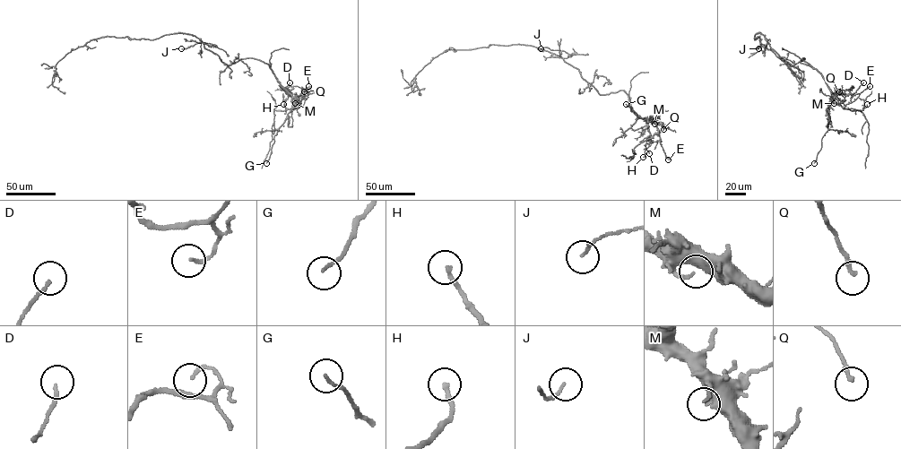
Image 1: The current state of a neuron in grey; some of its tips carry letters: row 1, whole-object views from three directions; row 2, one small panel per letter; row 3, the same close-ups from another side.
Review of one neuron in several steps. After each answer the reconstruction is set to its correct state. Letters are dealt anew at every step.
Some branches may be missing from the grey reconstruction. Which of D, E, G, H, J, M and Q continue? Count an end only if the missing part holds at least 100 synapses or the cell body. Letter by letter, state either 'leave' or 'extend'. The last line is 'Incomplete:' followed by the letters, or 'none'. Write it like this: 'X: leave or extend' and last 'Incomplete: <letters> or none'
D: leave
E: leave
G: leave
H: leave
J: leave
M: leave
Q: leave
Incomplete: none

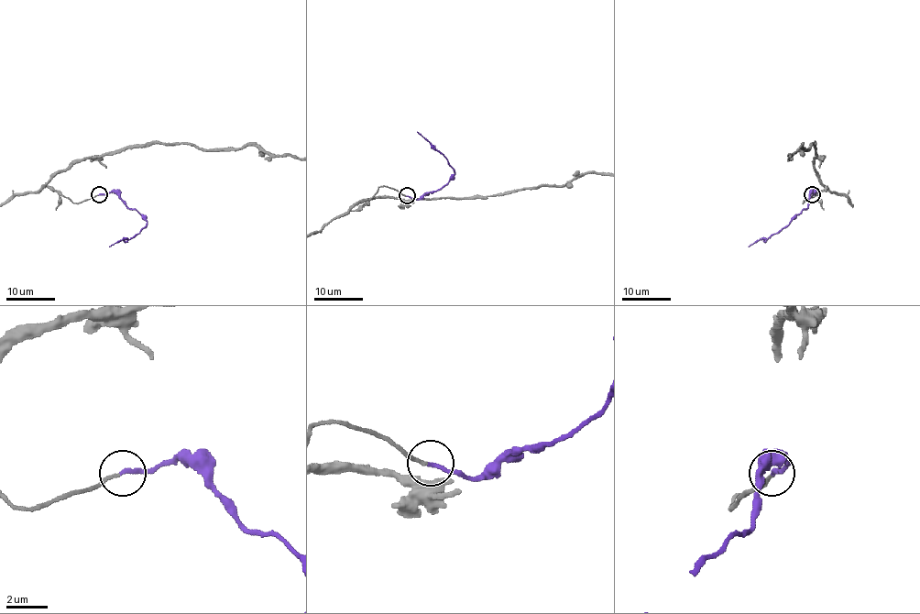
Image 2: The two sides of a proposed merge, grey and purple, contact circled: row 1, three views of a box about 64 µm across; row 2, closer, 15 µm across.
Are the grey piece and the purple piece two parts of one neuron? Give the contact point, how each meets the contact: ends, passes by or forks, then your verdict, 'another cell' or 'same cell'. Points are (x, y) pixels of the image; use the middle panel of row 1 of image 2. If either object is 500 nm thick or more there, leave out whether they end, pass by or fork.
at (407, 195); grey ends there; purple ends there; same cell

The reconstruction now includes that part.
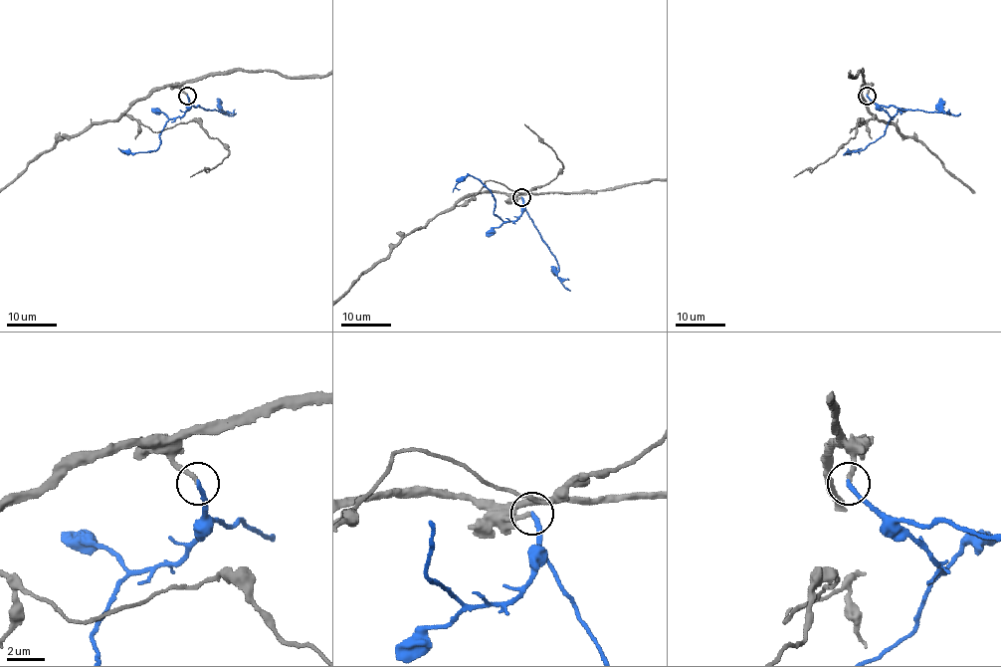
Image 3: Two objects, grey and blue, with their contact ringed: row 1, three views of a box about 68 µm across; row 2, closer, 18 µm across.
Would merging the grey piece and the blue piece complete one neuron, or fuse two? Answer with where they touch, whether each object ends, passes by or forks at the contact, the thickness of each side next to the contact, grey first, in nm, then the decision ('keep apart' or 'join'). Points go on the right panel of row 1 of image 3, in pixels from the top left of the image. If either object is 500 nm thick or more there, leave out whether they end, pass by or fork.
(867, 96) | grey ends | blue ends | 200/240 nm | join

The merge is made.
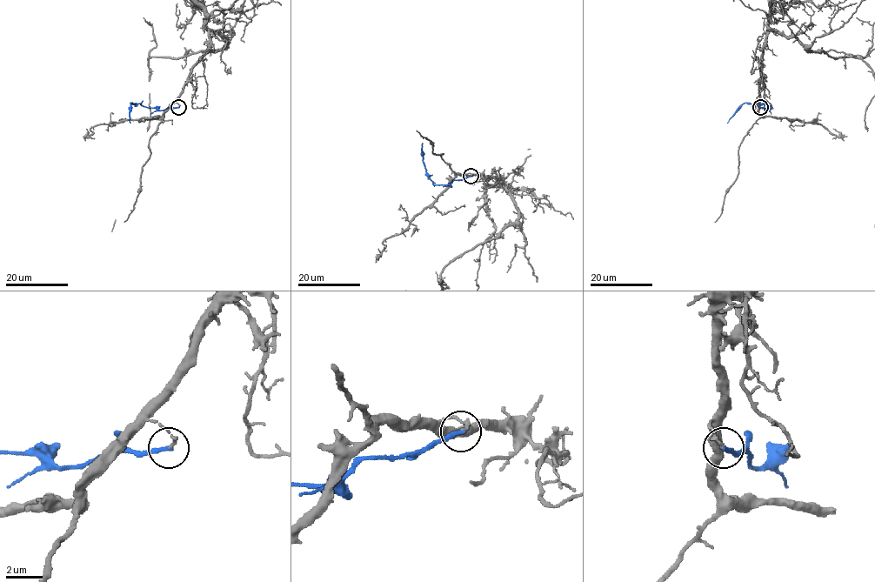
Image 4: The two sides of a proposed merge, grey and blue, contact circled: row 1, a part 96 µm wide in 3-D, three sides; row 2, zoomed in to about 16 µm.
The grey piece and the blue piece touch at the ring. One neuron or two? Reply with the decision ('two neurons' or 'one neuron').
two neurons

